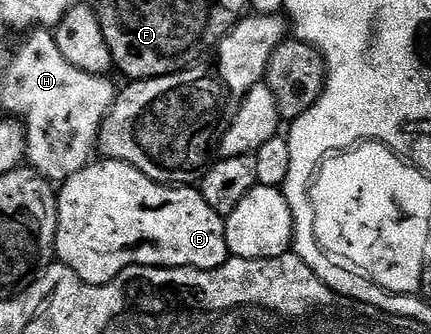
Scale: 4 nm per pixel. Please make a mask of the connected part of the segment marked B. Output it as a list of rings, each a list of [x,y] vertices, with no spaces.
[[[119,162],[105,163],[105,168],[89,166],[77,176],[72,176],[63,181],[58,192],[56,209],[58,210],[58,226],[56,227],[56,255],[55,259],[65,264],[75,276],[87,284],[108,284],[127,273],[129,270],[138,268],[196,268],[200,272],[212,272],[220,268],[230,258],[226,246],[226,230],[224,229],[225,217],[220,216],[206,202],[206,198],[196,186],[169,186],[167,184],[156,184],[150,178],[146,178],[137,168],[129,164]]]

